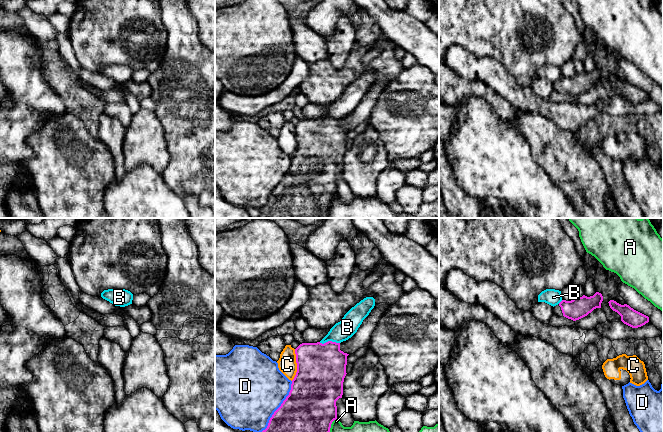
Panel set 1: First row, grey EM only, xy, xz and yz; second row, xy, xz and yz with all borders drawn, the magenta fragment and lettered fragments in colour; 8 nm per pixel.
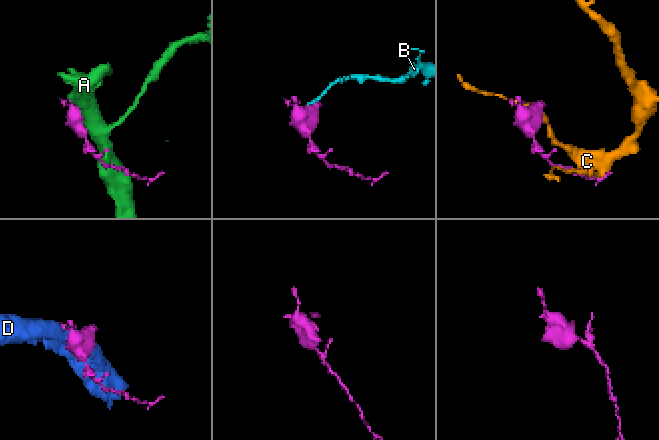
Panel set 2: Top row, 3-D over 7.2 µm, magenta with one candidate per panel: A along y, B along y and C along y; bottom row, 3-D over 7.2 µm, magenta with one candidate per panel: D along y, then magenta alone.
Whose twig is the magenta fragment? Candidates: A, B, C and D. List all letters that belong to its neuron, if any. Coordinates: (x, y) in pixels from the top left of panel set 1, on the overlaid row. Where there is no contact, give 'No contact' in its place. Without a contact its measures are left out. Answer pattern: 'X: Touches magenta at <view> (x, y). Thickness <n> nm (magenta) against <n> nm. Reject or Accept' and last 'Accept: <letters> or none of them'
A: Touches magenta at xz (330, 425). Thickness 400 nm (magenta) against 90 nm. Reject
B: Touches magenta at xz (329, 341). Thickness 400 nm (magenta) against 160 nm. Reject
C: Touches magenta at xz (297, 365). Thickness 400 nm (magenta) against 150 nm. Reject
D: Touches magenta at xz (279, 407). Thickness 400 nm (magenta) against 480 nm. Reject
Accept: none of them

